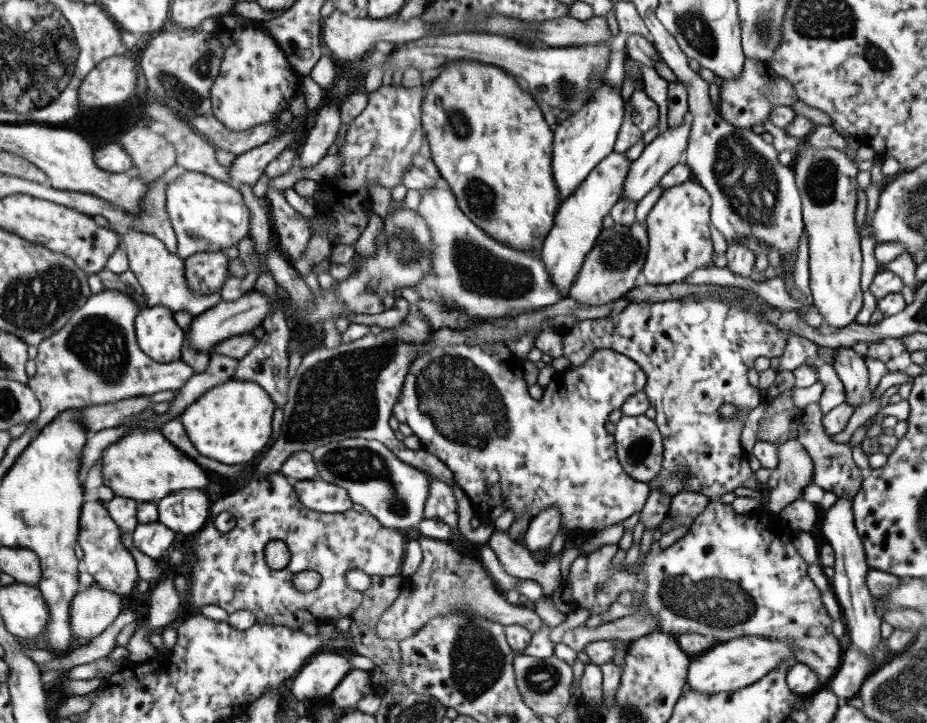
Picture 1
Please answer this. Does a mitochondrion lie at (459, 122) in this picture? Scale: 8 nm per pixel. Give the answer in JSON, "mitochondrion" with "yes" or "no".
{"mitochondrion":"yes"}

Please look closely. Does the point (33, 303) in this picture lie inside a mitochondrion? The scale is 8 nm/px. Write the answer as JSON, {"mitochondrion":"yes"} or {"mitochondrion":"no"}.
{"mitochondrion":"yes"}

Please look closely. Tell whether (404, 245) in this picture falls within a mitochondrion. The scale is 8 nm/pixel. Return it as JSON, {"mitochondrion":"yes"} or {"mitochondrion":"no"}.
{"mitochondrion":"yes"}

